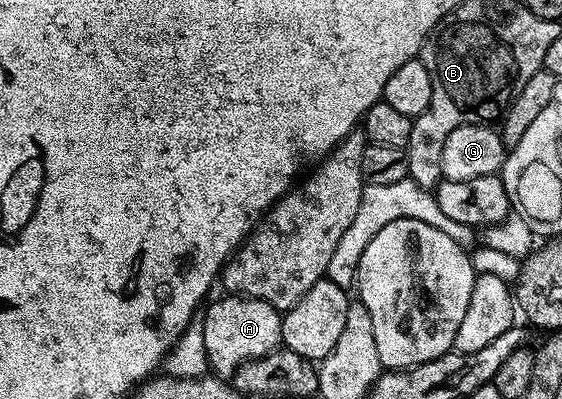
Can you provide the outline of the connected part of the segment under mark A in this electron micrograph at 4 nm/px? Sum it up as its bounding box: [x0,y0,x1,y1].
[200,297,282,376]

